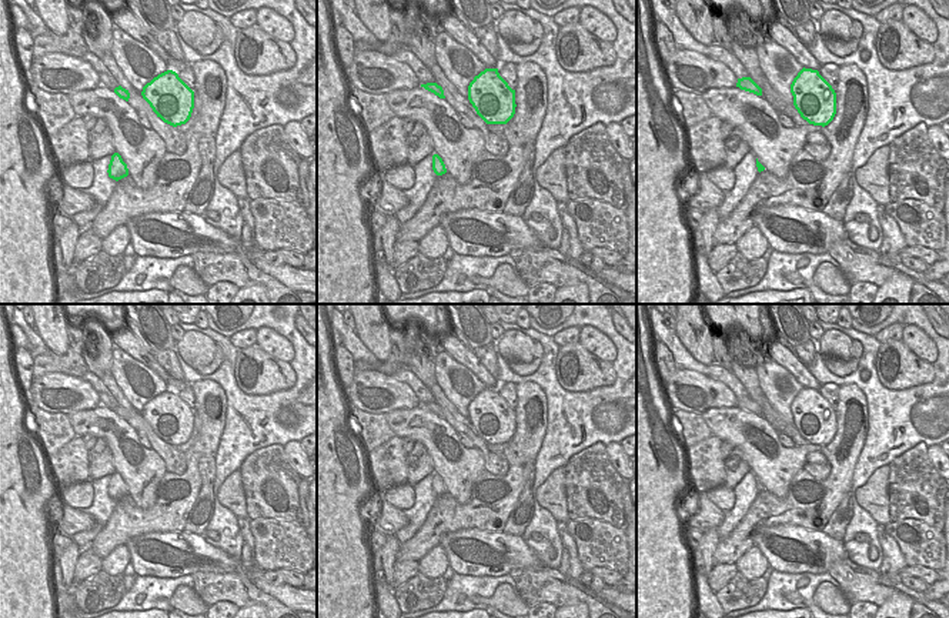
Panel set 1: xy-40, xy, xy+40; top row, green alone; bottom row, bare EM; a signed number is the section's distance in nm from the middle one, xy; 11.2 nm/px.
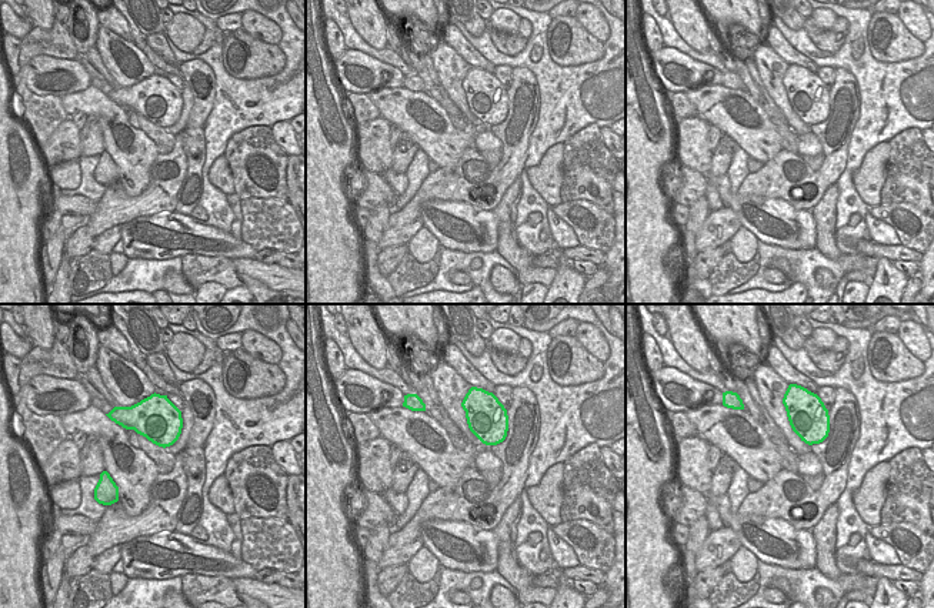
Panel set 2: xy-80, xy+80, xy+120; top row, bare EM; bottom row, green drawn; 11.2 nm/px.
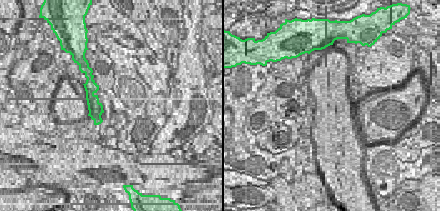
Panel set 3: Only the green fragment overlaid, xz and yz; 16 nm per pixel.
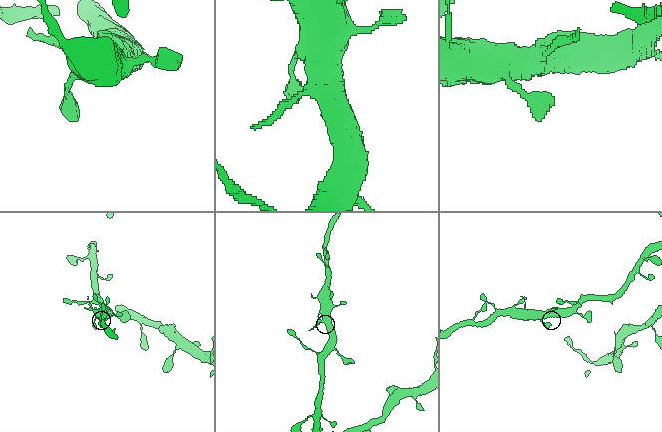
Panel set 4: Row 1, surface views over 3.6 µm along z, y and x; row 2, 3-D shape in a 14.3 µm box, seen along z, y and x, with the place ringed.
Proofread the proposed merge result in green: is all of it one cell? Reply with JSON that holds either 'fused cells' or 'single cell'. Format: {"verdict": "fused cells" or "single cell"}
{"verdict": "single cell"}

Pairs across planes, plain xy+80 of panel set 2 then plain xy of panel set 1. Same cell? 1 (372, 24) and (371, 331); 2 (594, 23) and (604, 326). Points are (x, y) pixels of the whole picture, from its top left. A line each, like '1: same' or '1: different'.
1: same
2: different

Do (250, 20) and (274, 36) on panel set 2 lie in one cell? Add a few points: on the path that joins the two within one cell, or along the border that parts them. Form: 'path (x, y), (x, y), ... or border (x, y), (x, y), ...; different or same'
path (256, 24), (269, 32); same

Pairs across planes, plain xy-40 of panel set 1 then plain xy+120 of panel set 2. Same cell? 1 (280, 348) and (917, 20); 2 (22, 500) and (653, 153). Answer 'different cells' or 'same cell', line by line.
1: same cell
2: same cell

